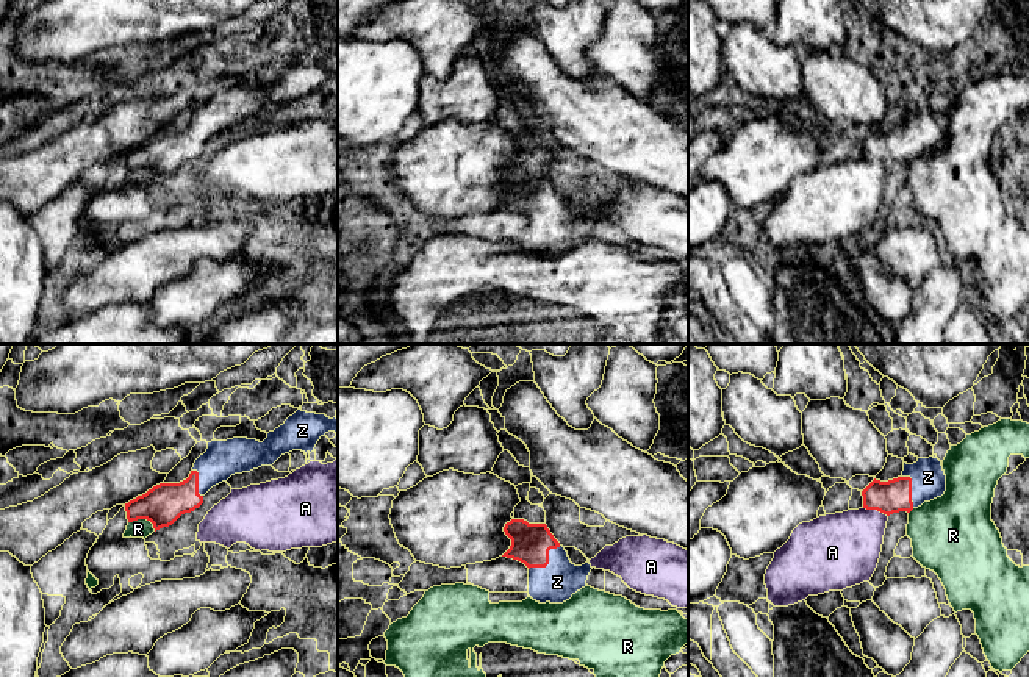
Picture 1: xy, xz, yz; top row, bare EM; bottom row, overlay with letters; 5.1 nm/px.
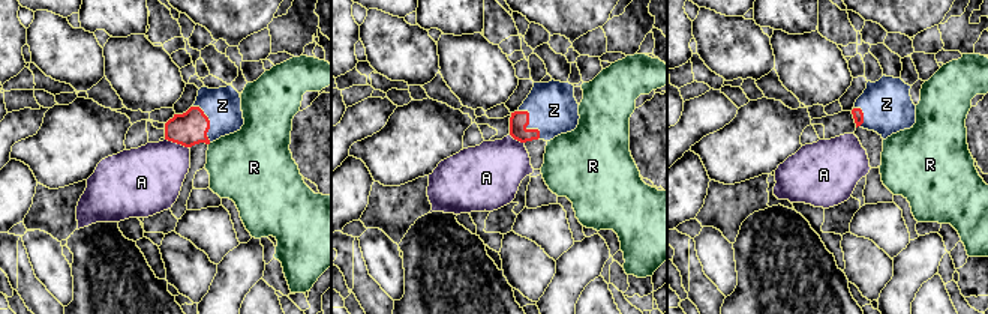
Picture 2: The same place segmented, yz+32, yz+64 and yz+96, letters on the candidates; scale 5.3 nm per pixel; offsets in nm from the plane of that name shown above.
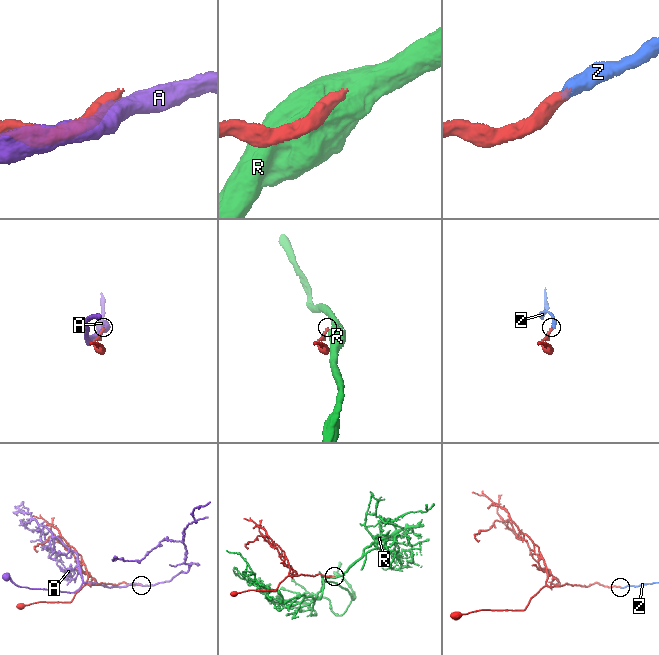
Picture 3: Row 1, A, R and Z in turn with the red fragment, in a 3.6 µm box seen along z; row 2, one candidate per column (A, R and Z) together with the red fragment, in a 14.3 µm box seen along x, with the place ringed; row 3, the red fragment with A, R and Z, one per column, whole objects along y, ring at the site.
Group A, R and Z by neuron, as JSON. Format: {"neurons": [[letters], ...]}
{"neurons": [["A"], ["R"], ["Z"]]}

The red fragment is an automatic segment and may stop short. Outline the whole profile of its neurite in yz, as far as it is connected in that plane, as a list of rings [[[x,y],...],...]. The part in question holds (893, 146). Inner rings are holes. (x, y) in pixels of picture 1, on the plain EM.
[[[918,108],[916,113],[904,113],[902,125],[888,131],[873,130],[863,141],[863,158],[877,159],[887,166],[899,161],[910,163],[913,158],[921,156],[924,152],[930,152],[941,147],[946,141],[946,125],[938,108]]]

